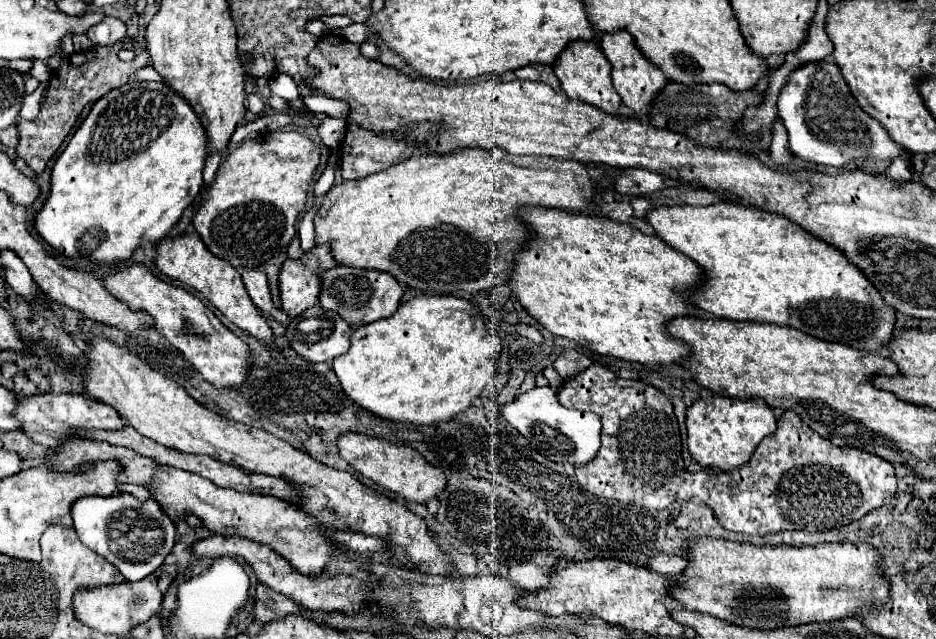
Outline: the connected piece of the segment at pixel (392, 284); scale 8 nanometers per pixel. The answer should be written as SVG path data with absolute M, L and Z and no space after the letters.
M336 266L326 272L318 272L318 276L322 280L320 306L324 310L330 310L330 312L342 316L344 320L348 320L348 324L352 324L352 328L358 328L358 326L364 326L364 324L370 324L370 322L376 322L382 318L390 318L398 310L402 294L404 294L400 284L396 280L392 280L392 276L388 276L386 272Z

